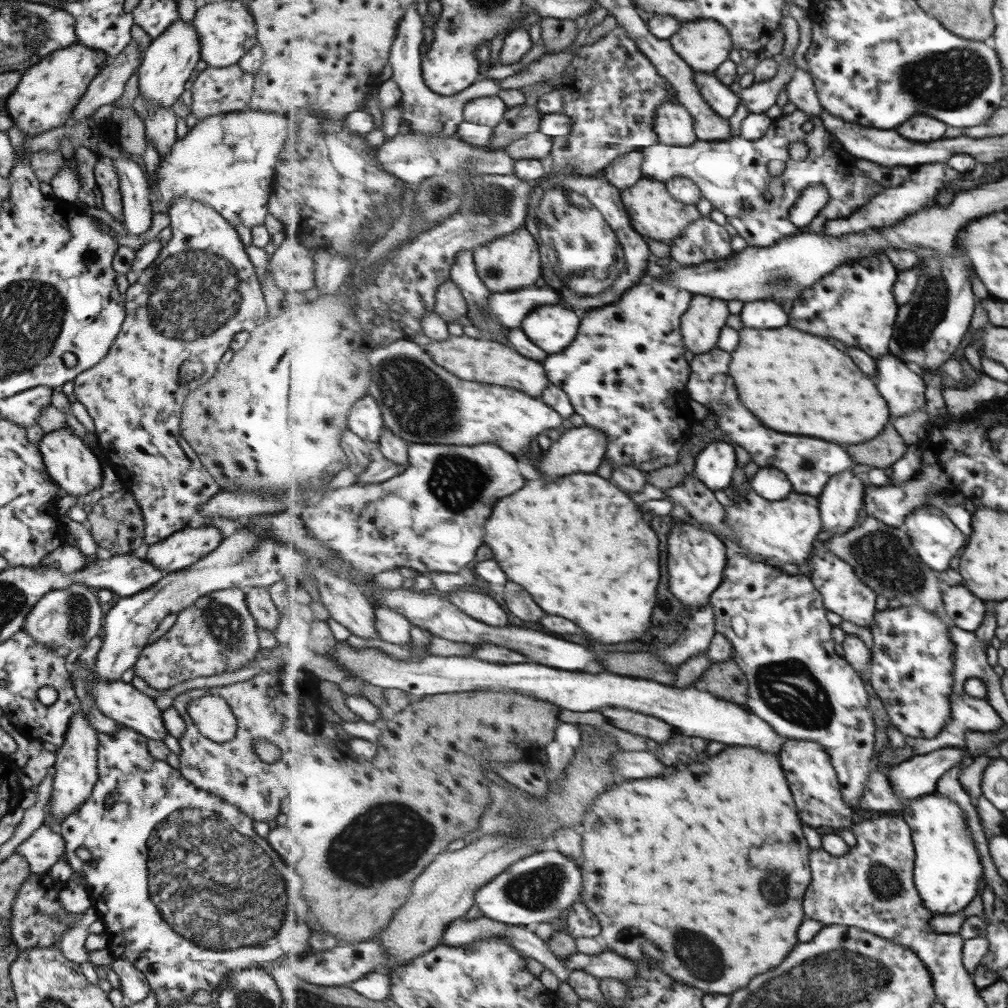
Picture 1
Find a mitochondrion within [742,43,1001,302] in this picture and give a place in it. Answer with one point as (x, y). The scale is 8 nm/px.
(954, 79)

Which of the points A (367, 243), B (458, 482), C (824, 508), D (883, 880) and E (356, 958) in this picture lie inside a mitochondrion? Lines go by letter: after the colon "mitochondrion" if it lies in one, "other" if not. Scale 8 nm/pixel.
A: other
B: mitochondrion
C: other
D: mitochondrion
E: other

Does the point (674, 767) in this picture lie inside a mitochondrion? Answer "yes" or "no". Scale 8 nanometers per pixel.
no

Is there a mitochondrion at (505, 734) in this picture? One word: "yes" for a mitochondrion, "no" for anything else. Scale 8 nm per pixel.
no

